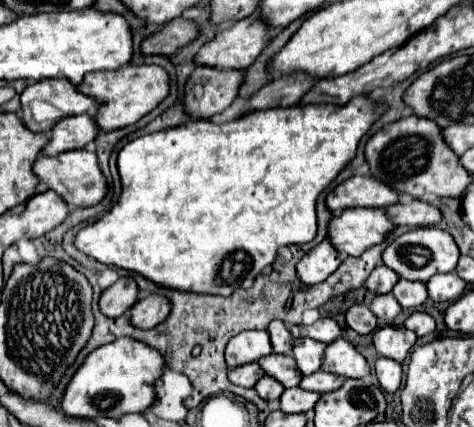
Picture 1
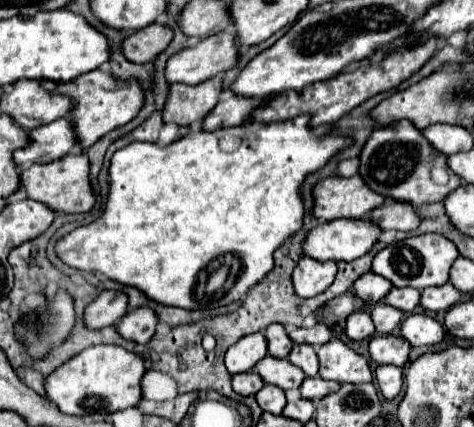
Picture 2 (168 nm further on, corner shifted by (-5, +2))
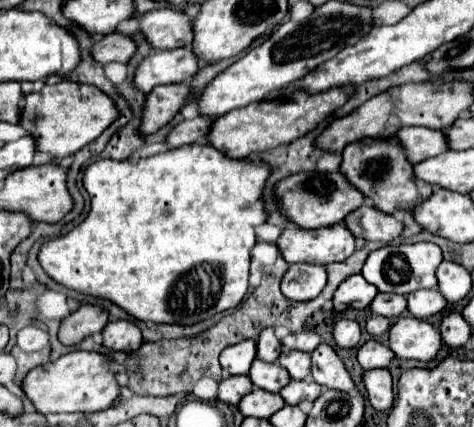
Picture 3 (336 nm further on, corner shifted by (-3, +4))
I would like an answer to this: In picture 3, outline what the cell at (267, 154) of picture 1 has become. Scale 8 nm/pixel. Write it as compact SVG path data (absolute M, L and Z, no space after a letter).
M191 144L183 146L177 150L165 150L155 156L143 158L137 164L129 160L97 160L93 162L85 174L83 174L83 186L91 196L91 210L87 218L73 228L69 234L61 238L53 238L45 242L39 250L39 264L41 268L61 286L77 290L87 296L103 298L119 308L123 308L129 316L133 316L139 322L153 322L153 324L181 324L181 326L191 326L201 320L207 320L215 316L217 312L229 310L239 306L243 300L247 286L249 286L249 262L251 262L251 248L255 244L255 228L265 222L265 210L263 210L263 200L261 200L261 190L263 182L269 176L271 168L267 164L255 164L251 160L229 160L227 156L221 156L219 150L211 148L209 144Z

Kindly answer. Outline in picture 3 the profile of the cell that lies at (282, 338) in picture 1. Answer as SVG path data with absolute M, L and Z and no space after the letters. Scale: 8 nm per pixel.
M265 328L257 338L257 358L263 362L277 362L281 352L281 342L275 338L273 328Z

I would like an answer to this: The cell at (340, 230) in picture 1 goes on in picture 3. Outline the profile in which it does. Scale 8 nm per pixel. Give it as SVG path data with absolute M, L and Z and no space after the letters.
M343 224L317 230L287 226L275 244L287 264L305 262L327 266L331 262L343 262L355 252L355 236Z

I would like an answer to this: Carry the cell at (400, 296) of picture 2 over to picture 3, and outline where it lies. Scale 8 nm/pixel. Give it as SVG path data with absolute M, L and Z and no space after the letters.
M377 294L369 308L373 314L397 318L407 310L407 300L405 296L399 296L399 294Z

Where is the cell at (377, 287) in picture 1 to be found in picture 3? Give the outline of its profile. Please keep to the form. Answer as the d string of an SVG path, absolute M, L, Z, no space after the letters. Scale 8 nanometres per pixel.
M355 274L343 280L343 284L339 284L339 288L335 290L333 310L335 312L343 312L347 308L363 310L373 302L375 296L377 296L377 288L369 284L361 274Z

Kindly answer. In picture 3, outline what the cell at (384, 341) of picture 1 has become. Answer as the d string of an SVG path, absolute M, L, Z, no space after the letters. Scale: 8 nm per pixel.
M369 340L365 342L359 352L357 352L357 362L361 364L363 370L371 368L387 368L389 362L393 360L393 352L389 350L387 344L379 340Z

